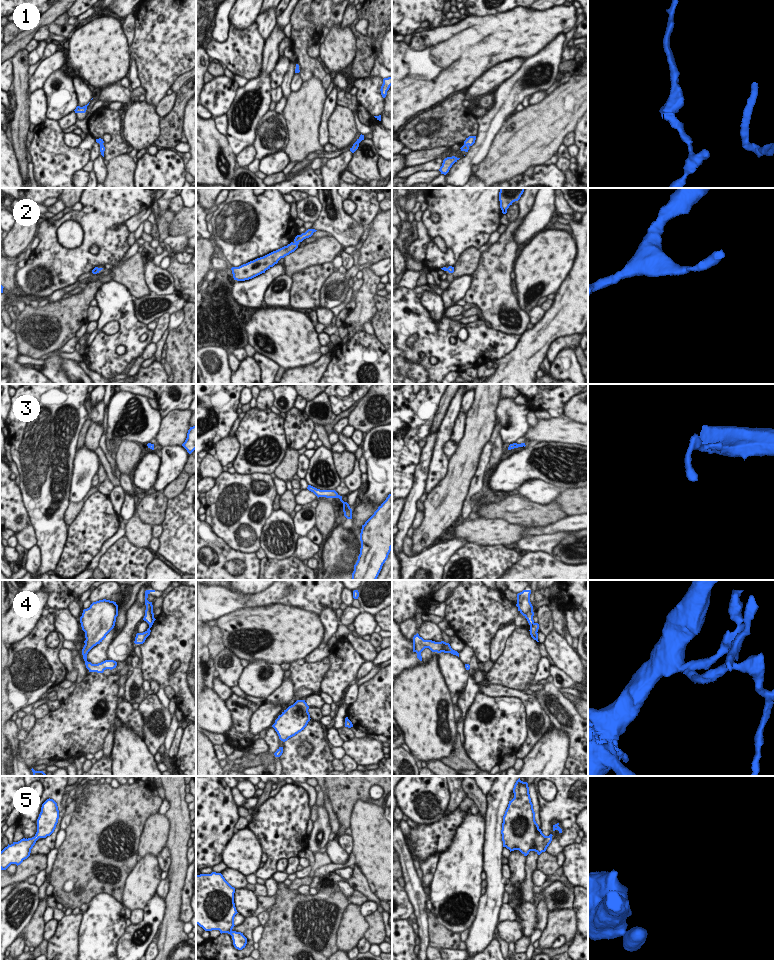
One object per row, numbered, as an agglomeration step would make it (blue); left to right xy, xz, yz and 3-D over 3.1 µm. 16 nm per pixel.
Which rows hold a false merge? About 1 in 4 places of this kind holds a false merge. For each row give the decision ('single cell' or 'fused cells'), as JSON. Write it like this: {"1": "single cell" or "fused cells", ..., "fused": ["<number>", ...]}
{"1": "single cell", "2": "single cell", "3": "single cell", "4": "fused cells", "5": "single cell", "fused": ["4"]}

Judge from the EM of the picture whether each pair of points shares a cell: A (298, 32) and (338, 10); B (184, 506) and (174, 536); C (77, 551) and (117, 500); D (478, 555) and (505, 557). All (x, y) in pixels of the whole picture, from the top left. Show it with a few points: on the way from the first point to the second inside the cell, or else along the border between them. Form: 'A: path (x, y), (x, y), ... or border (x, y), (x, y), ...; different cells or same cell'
A: path (308, 22), (318, 12), (328, 12); same cell
B: path (184, 513), (184, 526), (181, 529); same cell
C: border (107, 495), (118, 515); different cells
D: path (485, 557), (498, 557); same cell

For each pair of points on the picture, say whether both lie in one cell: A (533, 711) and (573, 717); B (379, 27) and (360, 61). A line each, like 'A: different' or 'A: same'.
A: different
B: same

